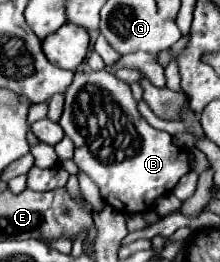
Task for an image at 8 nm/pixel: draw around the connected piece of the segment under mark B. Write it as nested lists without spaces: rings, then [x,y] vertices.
[[[105,70],[79,72],[75,76],[77,78],[73,78],[71,86],[65,92],[65,110],[59,120],[61,128],[75,144],[75,164],[83,172],[87,172],[87,176],[97,184],[101,198],[109,206],[115,206],[115,210],[119,210],[125,216],[147,212],[149,208],[153,208],[157,198],[171,192],[179,178],[189,172],[187,150],[175,146],[171,134],[155,130],[145,122],[145,118],[137,112],[137,100],[133,100],[129,84],[125,84],[123,80],[117,80],[113,74],[107,74]]]

